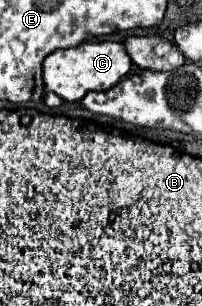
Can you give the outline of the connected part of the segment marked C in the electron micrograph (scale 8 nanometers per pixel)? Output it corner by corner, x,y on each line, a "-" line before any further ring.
84,42
76,48
56,50
44,60
44,86
66,102
80,102
92,90
108,90
116,86
128,72
132,60
120,42

